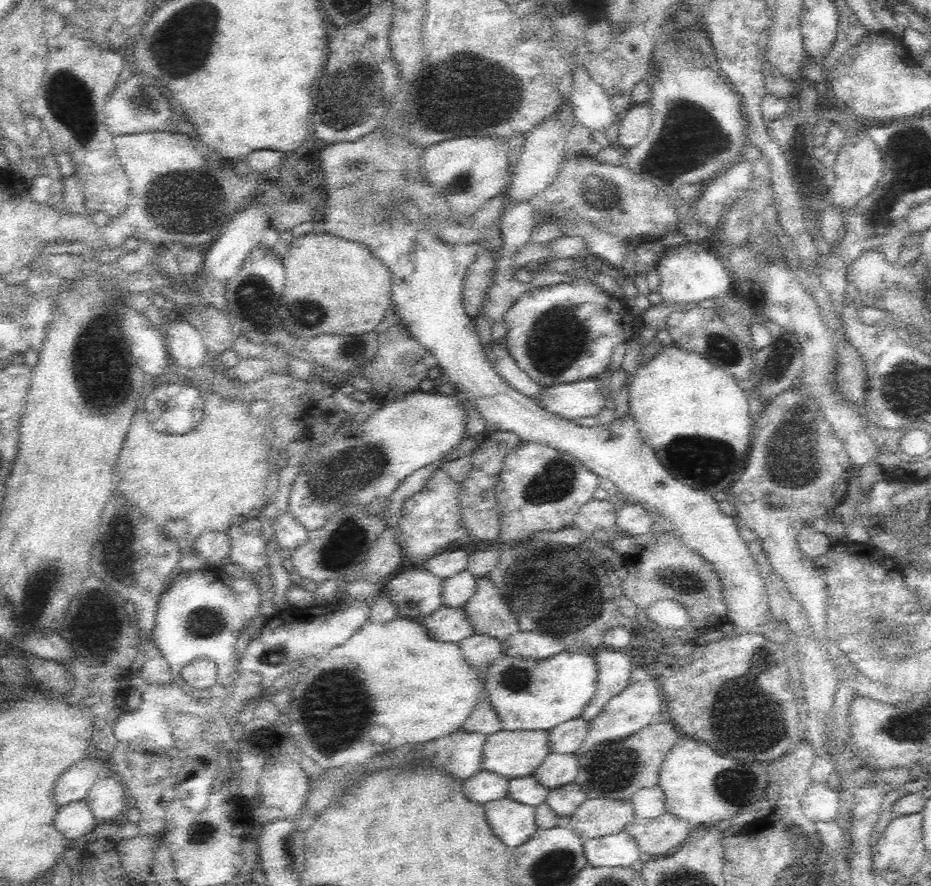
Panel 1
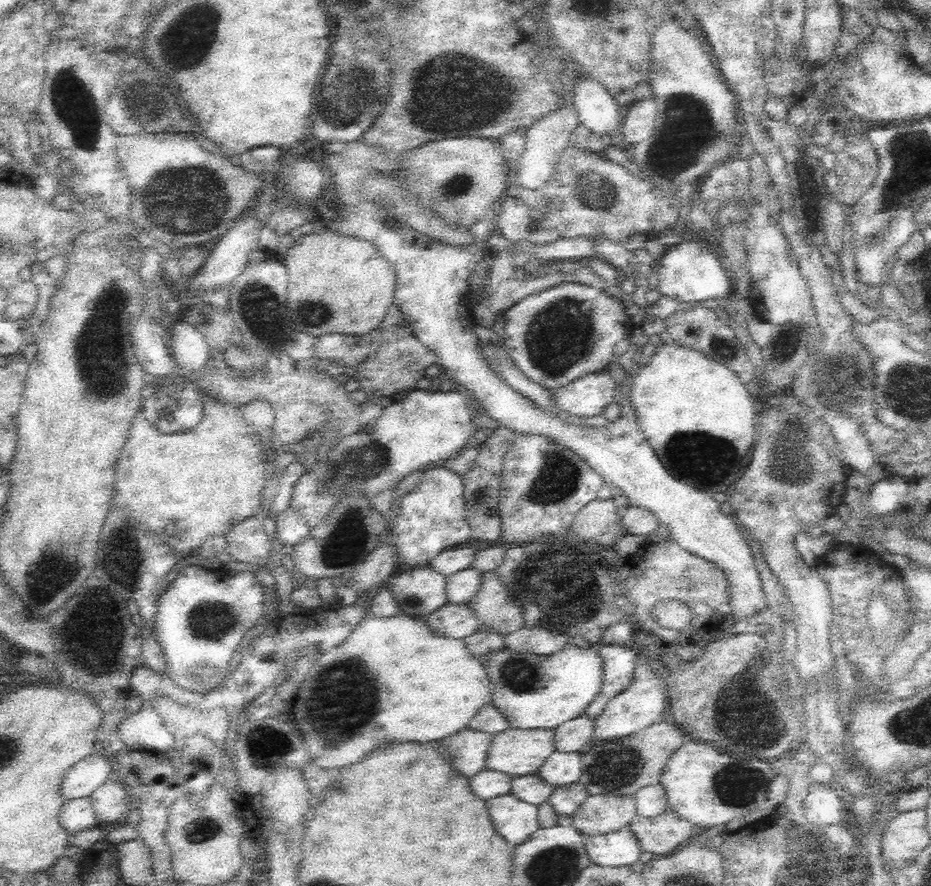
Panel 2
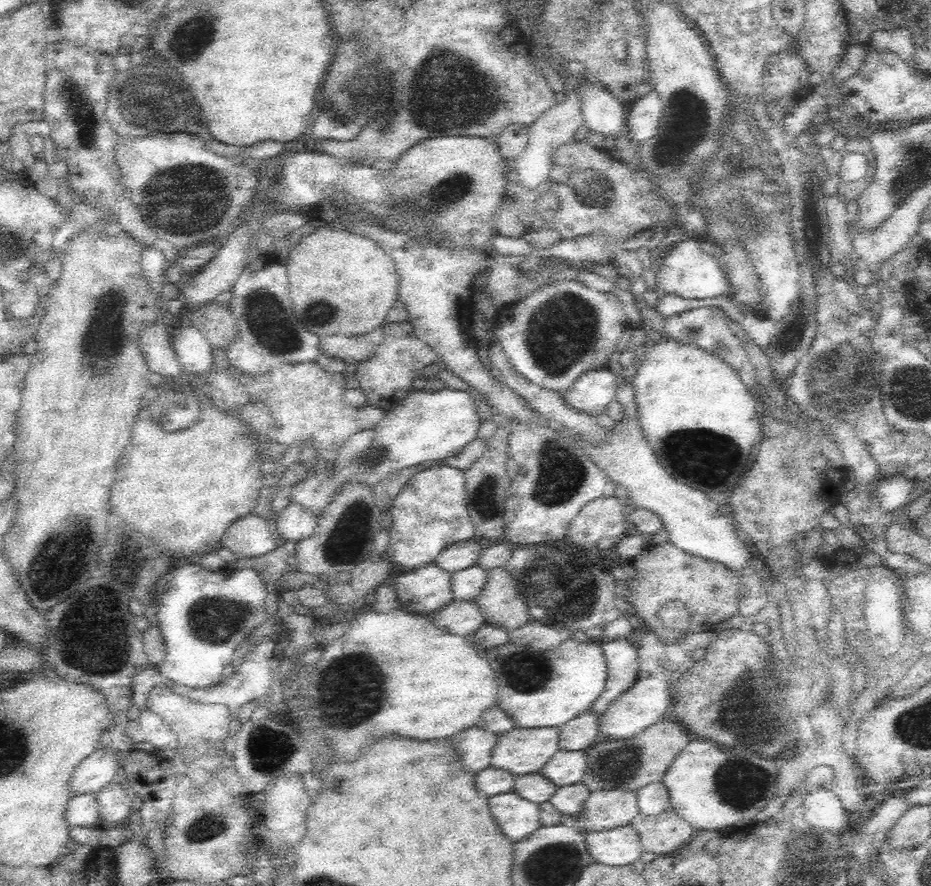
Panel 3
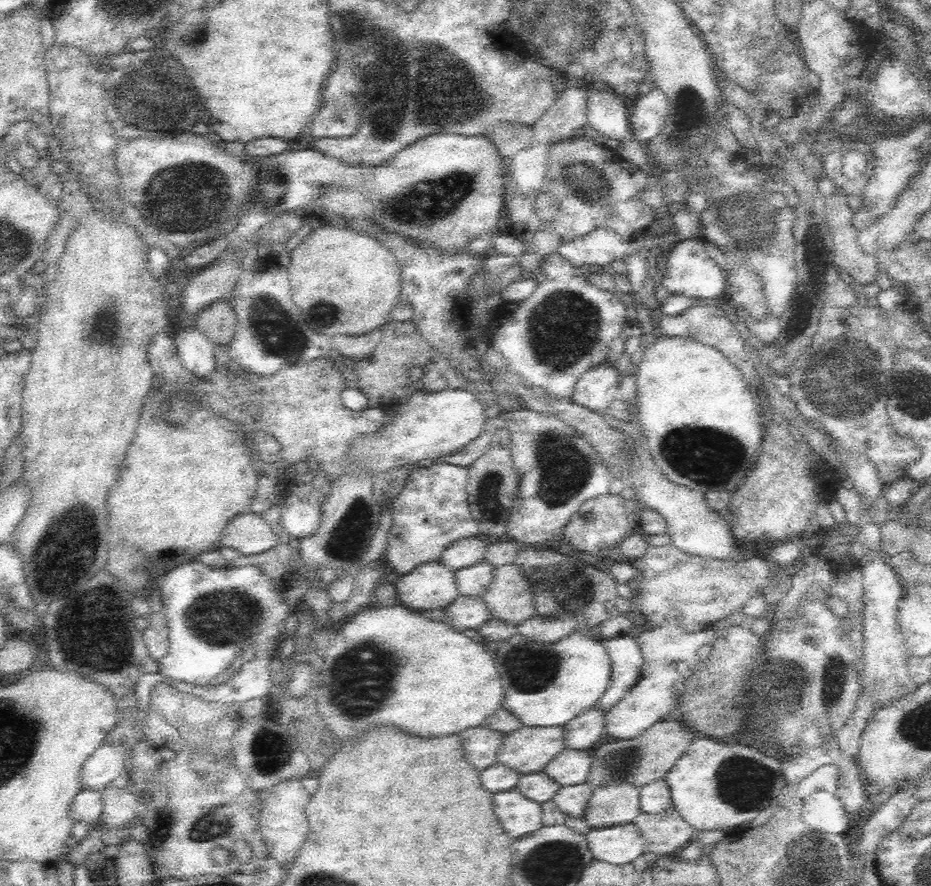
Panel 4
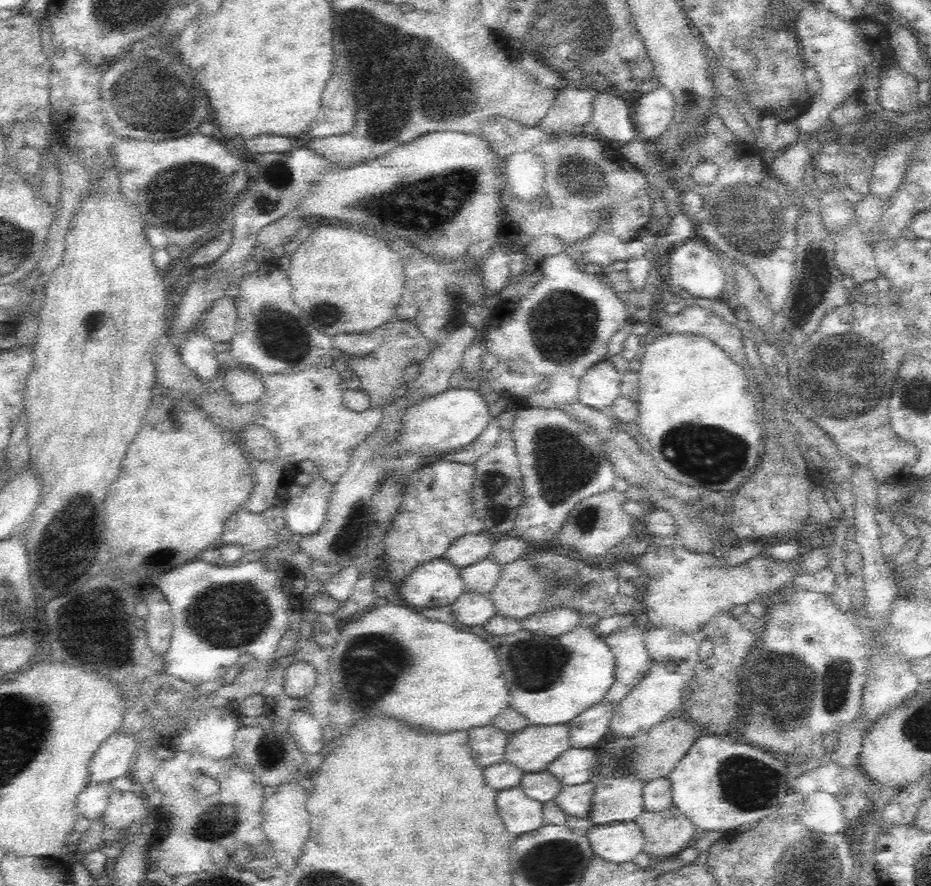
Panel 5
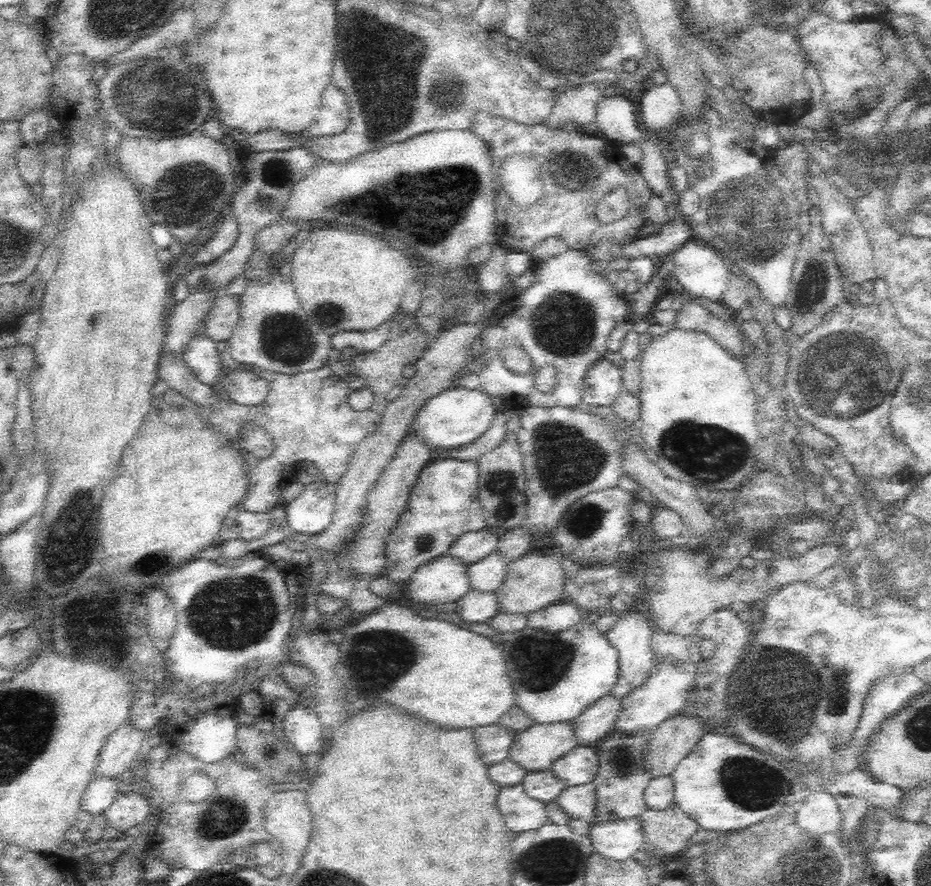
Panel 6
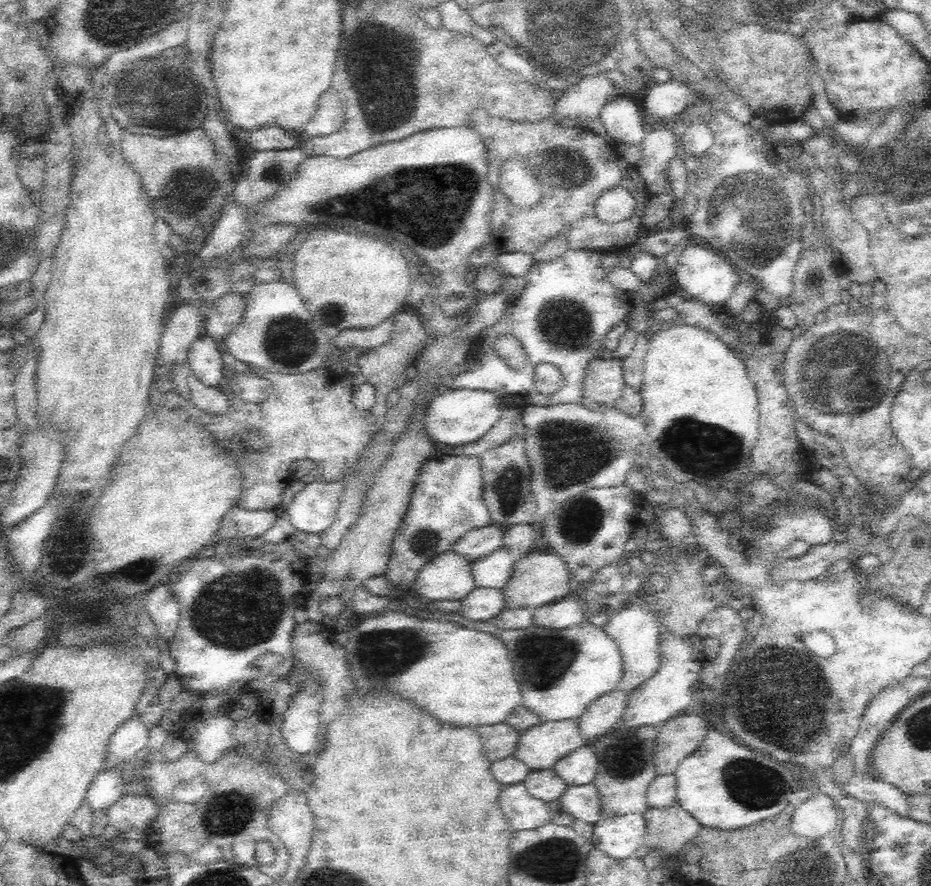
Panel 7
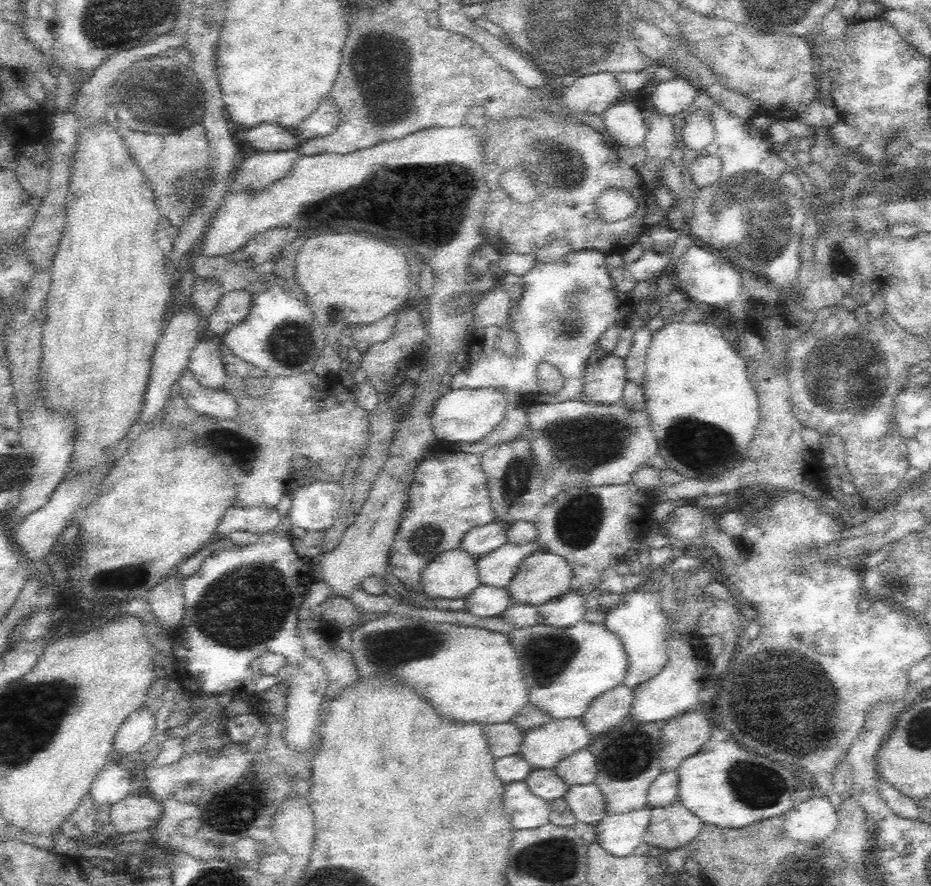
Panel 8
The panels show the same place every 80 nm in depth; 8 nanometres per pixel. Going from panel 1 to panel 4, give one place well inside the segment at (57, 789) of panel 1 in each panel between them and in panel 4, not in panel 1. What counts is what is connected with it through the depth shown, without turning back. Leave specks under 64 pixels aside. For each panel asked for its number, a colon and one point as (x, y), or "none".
2: (81, 779)
3: (97, 769)
4: (109, 760)

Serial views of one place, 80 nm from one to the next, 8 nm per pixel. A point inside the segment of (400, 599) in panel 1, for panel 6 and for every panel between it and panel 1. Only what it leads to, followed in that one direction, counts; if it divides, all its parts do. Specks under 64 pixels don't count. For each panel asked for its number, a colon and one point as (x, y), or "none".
2: (421, 590)
3: (424, 590)
4: (430, 586)
5: (435, 583)
6: (444, 579)

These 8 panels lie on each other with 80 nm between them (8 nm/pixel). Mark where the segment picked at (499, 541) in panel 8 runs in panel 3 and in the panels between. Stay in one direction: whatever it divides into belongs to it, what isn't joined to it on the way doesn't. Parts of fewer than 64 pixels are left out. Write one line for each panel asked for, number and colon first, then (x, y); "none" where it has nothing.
3: (459, 556)
4: (469, 551)
5: (472, 548)
6: (470, 547)
7: (477, 543)

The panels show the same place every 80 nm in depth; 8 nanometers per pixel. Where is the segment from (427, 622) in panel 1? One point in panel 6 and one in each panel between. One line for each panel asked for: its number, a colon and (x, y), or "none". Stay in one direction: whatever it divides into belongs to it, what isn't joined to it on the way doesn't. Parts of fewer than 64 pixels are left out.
2: (451, 621)
3: (462, 618)
4: (465, 612)
5: (471, 608)
6: (475, 606)

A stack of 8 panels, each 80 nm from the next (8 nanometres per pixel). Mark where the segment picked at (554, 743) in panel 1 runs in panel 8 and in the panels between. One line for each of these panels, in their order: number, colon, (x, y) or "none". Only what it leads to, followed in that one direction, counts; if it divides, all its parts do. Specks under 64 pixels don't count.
2: (573, 736)
3: (578, 734)
4: (583, 732)
5: (587, 729)
6: (597, 721)
7: (601, 715)
8: (607, 710)

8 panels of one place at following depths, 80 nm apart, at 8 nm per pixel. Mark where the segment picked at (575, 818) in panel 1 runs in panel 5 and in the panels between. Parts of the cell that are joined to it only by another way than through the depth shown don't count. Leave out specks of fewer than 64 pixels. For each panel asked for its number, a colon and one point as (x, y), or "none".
2: (600, 814)
3: (610, 809)
4: (617, 803)
5: (617, 797)

